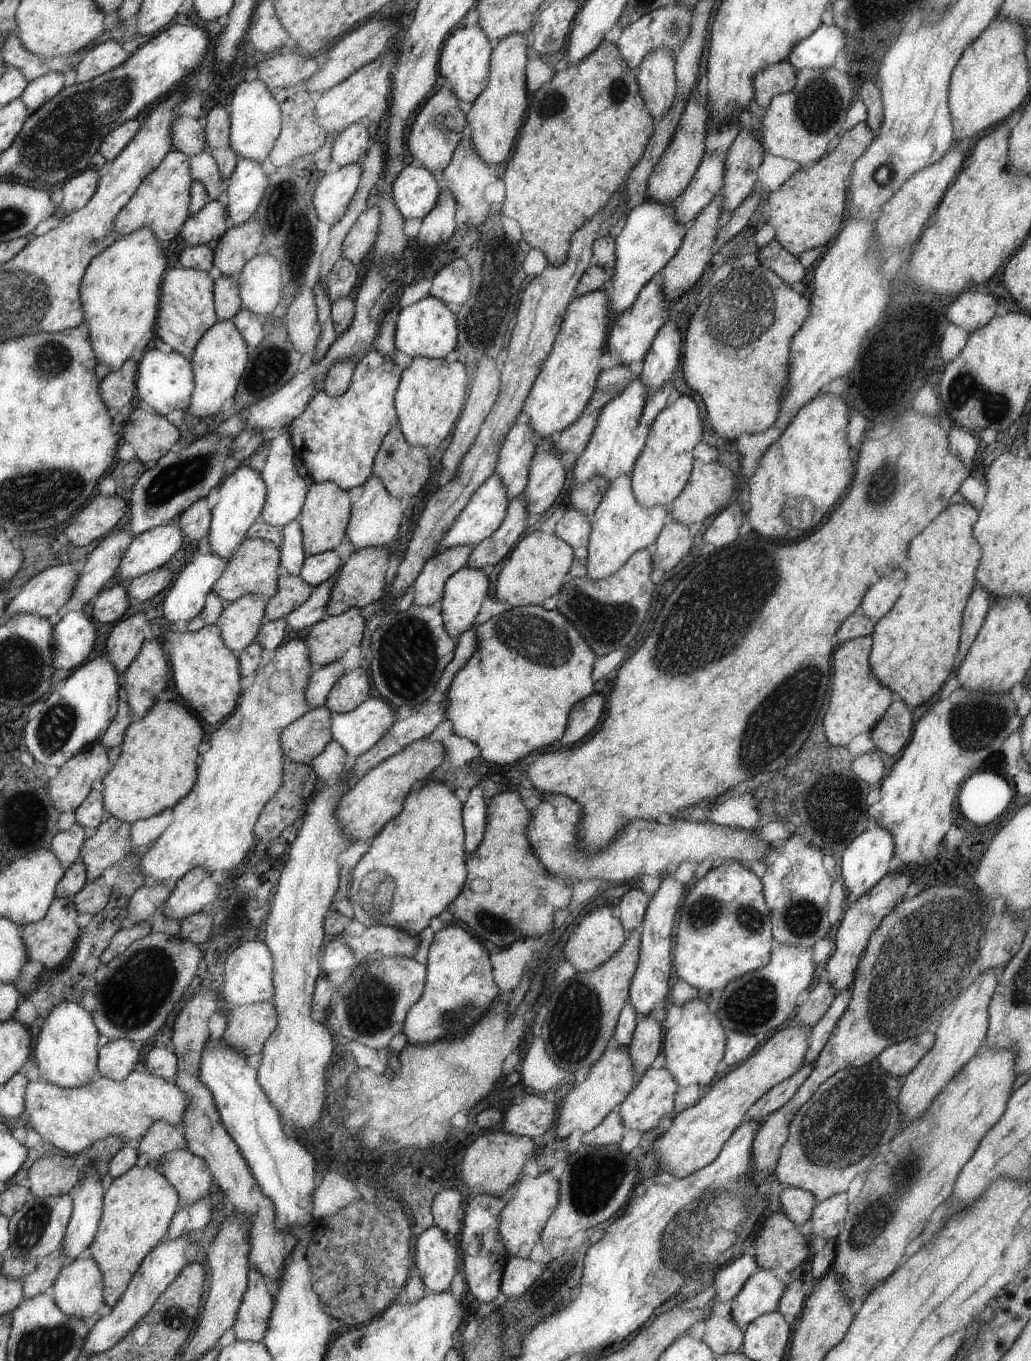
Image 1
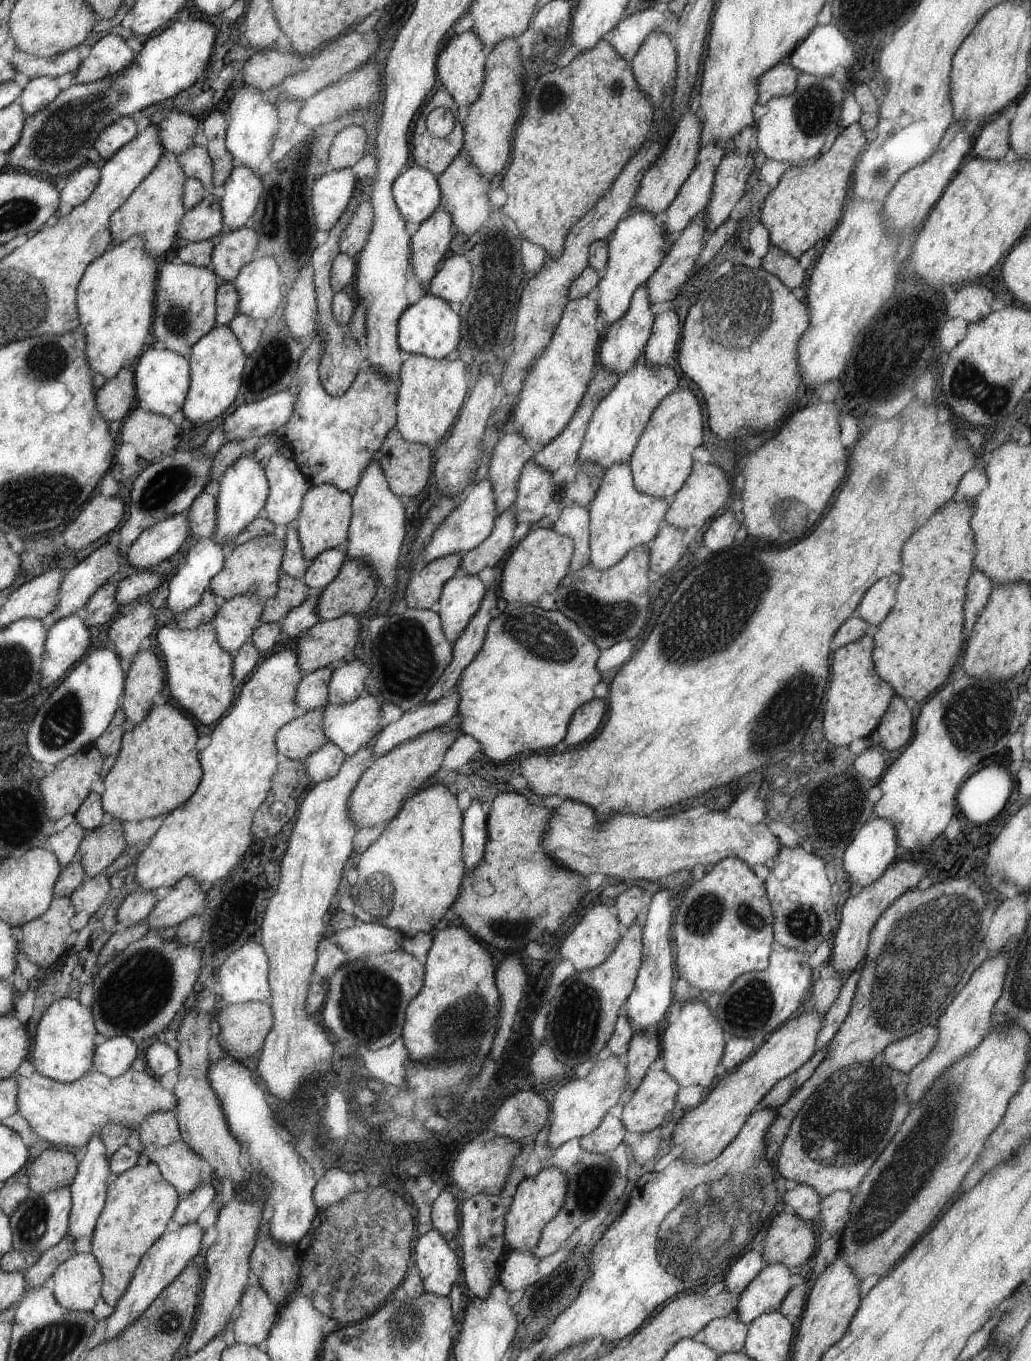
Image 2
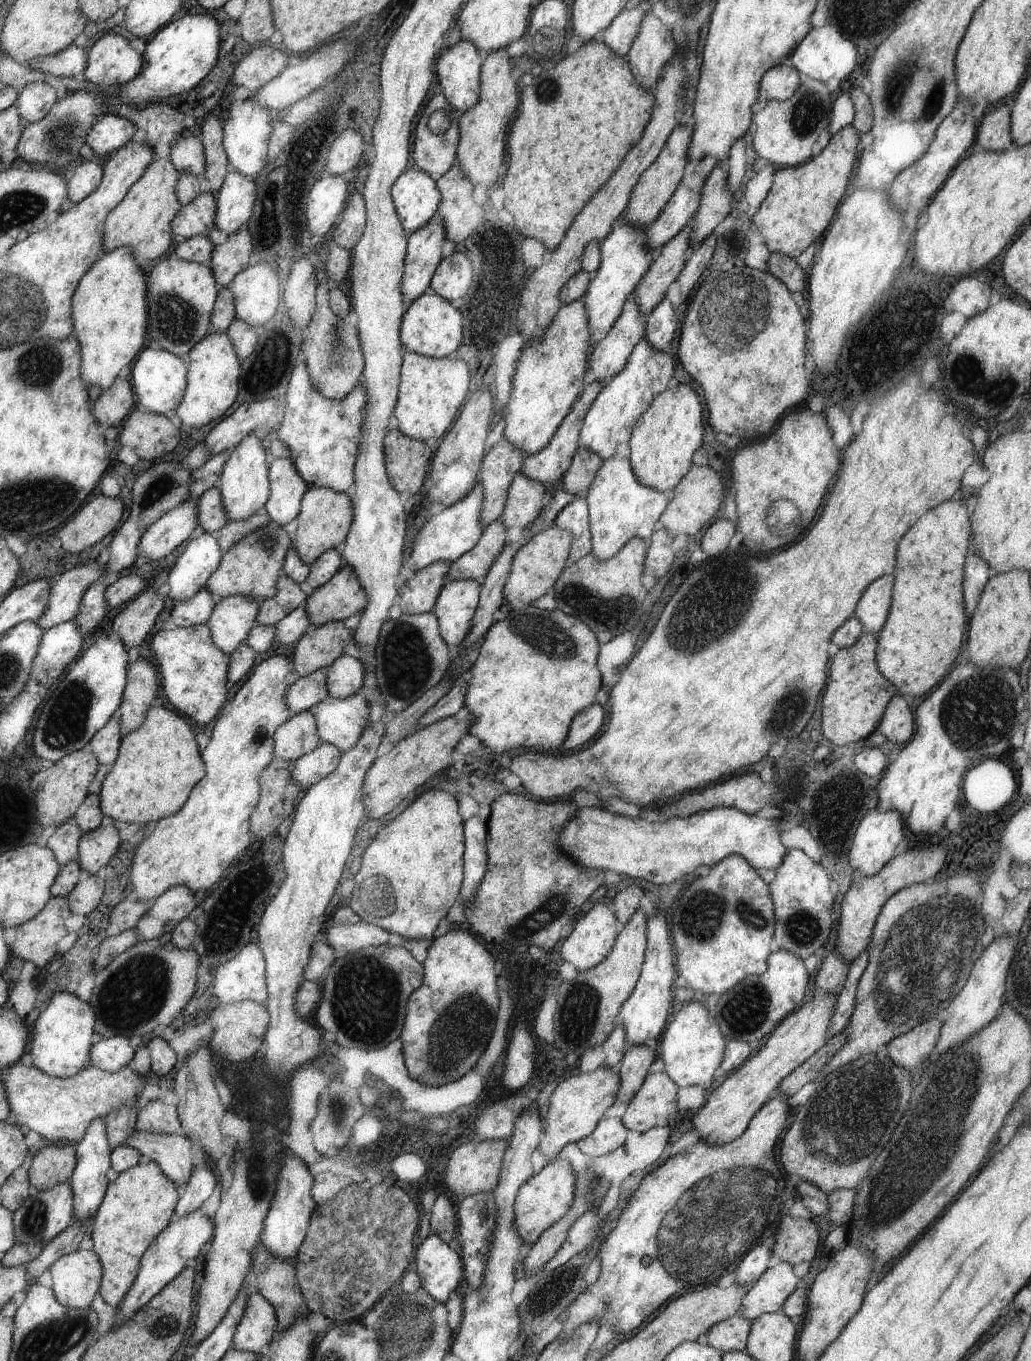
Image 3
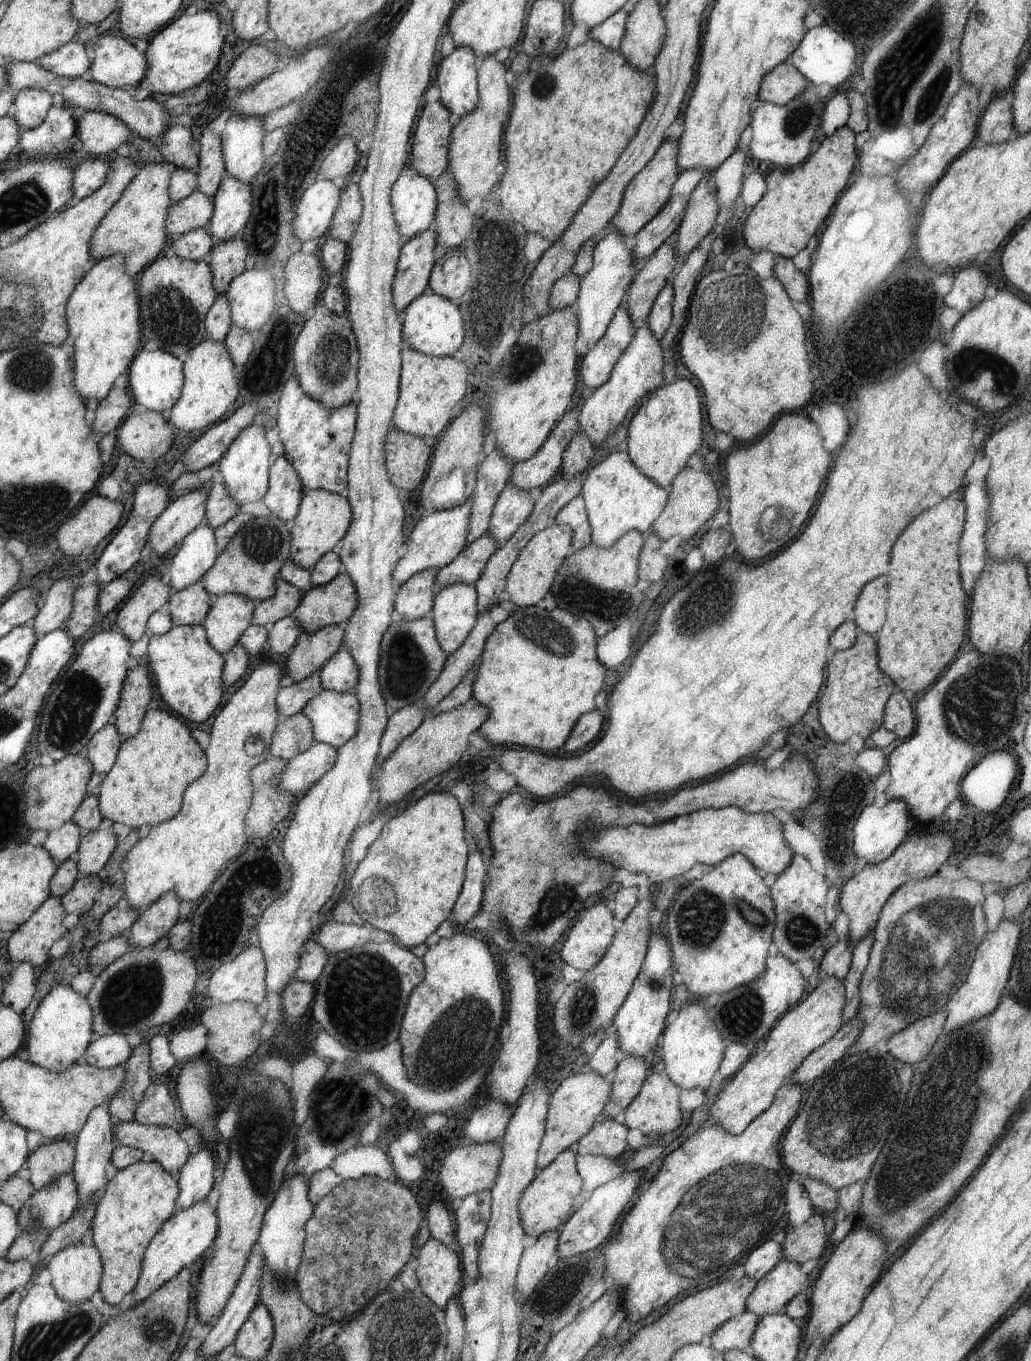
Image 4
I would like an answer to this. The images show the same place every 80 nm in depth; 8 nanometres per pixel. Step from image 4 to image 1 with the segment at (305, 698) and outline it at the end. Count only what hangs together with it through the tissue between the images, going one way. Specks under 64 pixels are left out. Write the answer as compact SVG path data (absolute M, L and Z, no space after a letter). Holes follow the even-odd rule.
M339 659L318 667L312 672L307 685L307 701L311 704L311 708L321 707L325 704L330 689L335 685L335 682L338 682L339 678L342 678L344 673L346 673L346 668L342 666Z

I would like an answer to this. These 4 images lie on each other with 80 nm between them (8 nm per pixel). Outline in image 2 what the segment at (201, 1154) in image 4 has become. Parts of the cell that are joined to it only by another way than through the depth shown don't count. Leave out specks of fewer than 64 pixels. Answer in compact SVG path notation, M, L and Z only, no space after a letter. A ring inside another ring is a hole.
M208 1182L206 1184L200 1183L198 1188L191 1192L178 1206L176 1214L171 1219L171 1227L181 1227L185 1224L196 1223L198 1216L210 1206L214 1196L216 1196L216 1192Z

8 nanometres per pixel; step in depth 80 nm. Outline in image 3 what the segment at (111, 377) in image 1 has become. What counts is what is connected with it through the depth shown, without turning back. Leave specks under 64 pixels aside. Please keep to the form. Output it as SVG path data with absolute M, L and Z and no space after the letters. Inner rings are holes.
M128 375L118 377L116 383L105 388L94 402L93 411L98 421L108 427L126 420L134 404L134 391Z

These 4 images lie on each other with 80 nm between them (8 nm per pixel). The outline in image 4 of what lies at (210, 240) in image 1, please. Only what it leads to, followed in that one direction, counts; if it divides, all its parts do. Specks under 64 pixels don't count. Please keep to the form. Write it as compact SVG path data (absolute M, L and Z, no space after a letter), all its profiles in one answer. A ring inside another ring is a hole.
M196 190L169 208L169 242L177 241L191 230L202 229L212 218L213 199Z

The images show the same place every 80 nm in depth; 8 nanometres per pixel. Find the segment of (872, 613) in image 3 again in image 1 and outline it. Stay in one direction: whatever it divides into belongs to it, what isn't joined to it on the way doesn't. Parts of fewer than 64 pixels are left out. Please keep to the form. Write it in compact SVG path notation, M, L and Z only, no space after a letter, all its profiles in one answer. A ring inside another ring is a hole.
M894 570L892 574L878 580L862 598L862 612L870 618L882 618L898 600L902 588L906 584L906 572Z

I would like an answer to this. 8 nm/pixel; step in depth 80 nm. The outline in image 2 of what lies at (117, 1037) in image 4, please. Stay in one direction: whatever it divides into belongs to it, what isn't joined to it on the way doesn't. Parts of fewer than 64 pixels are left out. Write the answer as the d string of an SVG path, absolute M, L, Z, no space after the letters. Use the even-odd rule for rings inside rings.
M117 1036L106 1039L97 1048L97 1055L93 1058L93 1070L106 1076L116 1078L130 1070L132 1062L136 1060L138 1048L127 1036Z

